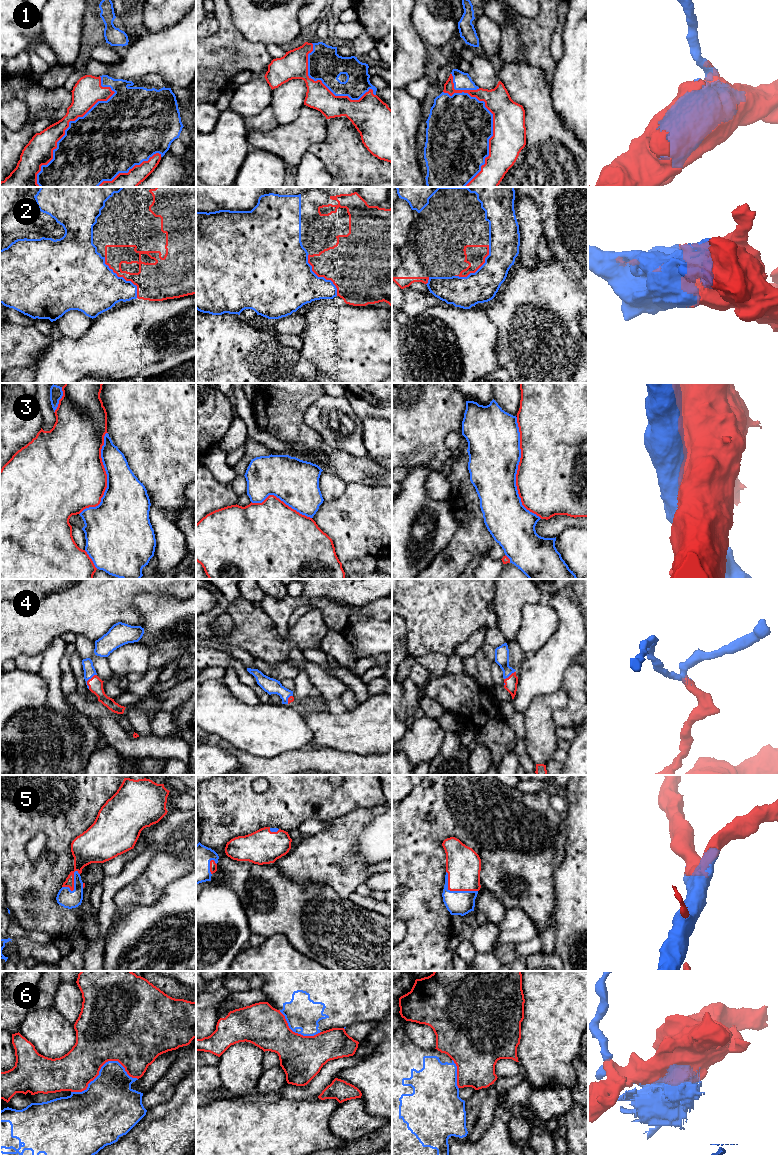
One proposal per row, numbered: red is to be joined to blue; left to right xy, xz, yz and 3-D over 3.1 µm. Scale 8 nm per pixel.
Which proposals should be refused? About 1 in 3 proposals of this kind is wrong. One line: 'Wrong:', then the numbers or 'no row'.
Wrong: 3, 6

